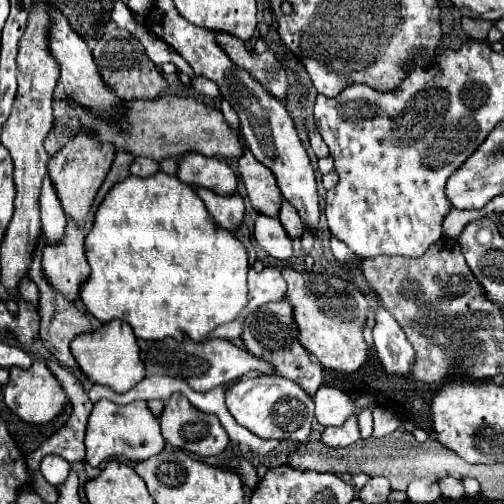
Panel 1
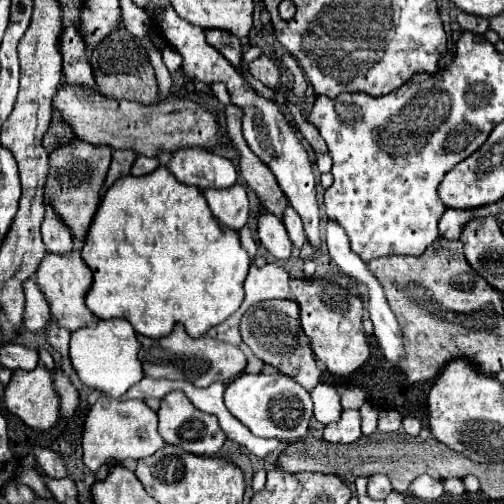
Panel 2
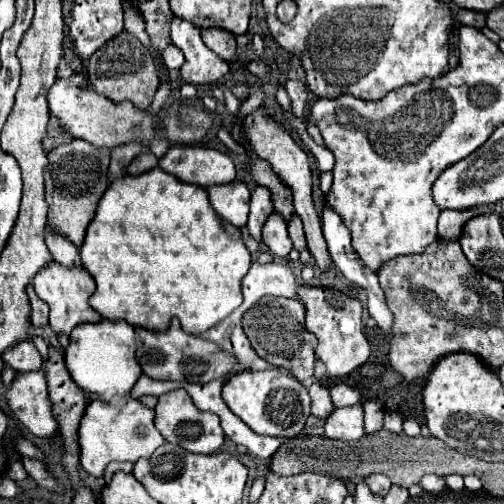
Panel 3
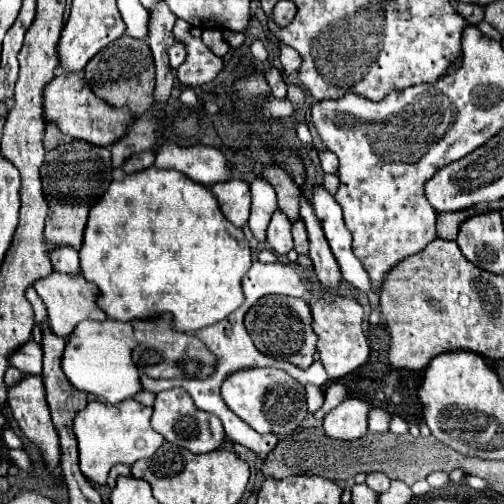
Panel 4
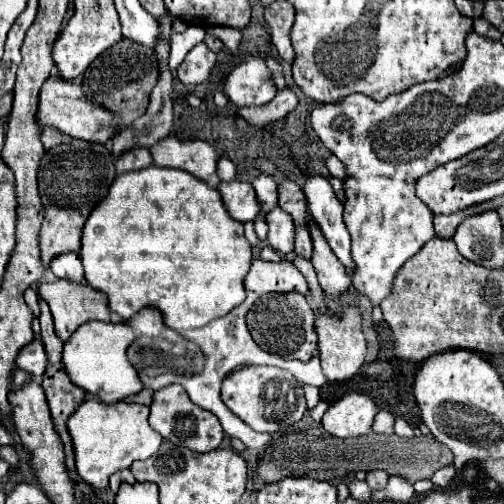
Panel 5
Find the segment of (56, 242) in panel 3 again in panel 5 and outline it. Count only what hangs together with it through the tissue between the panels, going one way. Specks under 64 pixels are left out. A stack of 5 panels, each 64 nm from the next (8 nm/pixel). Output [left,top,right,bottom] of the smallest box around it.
[50,252,86,284]

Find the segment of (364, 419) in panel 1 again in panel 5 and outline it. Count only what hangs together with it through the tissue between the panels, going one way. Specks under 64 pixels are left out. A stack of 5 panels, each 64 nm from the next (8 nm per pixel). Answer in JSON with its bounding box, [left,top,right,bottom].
[372,410,394,434]

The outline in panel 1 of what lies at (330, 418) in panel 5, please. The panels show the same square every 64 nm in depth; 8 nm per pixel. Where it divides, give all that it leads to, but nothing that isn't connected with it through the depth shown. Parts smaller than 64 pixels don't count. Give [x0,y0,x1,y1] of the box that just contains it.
[322,416,360,448]

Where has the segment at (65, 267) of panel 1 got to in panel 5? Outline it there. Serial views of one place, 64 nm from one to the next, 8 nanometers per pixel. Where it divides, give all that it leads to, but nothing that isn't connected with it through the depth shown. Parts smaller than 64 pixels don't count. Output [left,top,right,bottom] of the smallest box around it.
[38,280,112,342]

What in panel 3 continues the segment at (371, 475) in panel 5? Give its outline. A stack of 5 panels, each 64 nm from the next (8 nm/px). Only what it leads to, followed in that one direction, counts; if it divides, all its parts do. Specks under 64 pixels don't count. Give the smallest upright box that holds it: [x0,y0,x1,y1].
[366,474,392,496]

